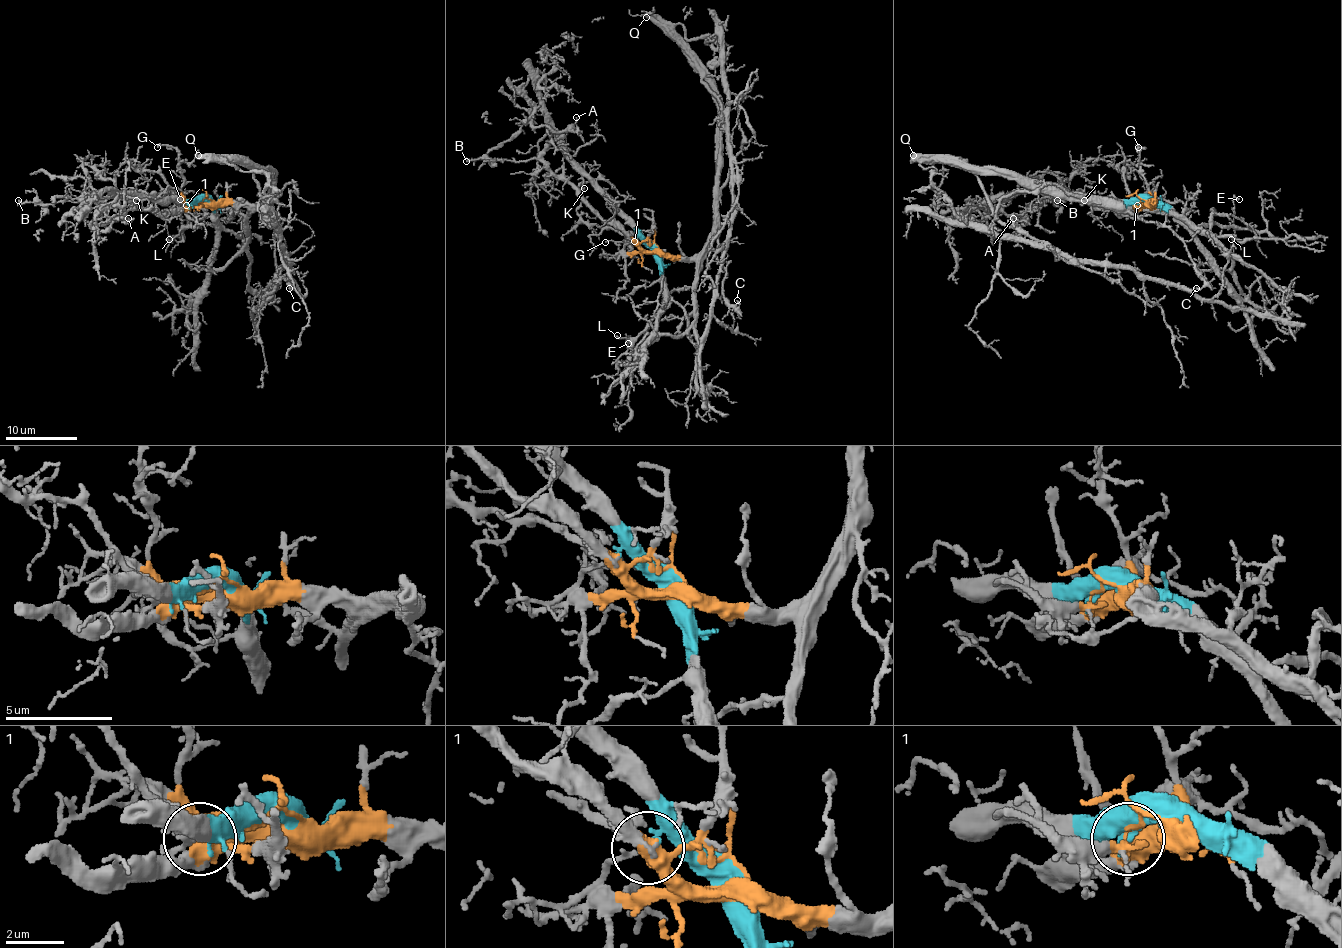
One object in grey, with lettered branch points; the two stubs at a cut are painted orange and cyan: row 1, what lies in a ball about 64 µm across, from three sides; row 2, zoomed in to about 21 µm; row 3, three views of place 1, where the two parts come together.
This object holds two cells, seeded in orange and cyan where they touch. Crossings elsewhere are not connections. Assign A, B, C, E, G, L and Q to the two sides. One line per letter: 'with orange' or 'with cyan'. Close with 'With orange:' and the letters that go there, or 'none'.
A: with orange
B: with orange
C: with orange
E: with cyan
G: with orange
L: with cyan
Q: with orange
With orange: A, B, C, G, Q

